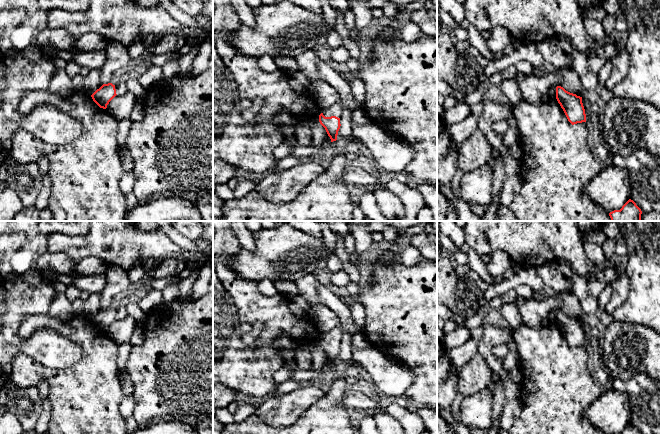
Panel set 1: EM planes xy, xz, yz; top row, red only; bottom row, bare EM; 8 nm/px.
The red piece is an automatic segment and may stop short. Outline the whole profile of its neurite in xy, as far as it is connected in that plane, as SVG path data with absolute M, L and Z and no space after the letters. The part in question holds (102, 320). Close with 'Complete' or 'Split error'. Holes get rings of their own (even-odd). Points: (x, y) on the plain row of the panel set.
M112 307L103 308L92 319L93 325L103 333L107 332L109 326L116 320L115 309Z. Complete

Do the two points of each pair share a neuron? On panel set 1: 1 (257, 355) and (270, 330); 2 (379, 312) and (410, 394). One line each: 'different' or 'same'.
1: different
2: same

